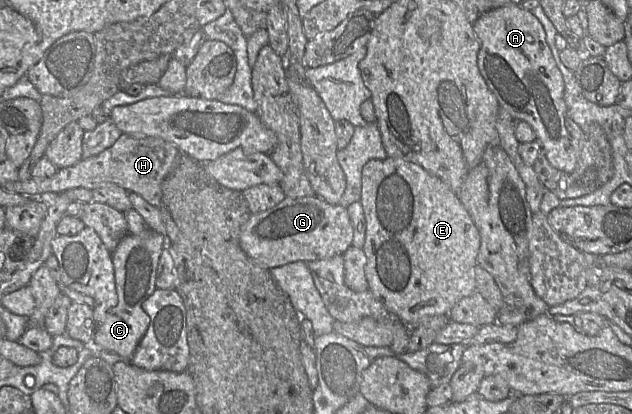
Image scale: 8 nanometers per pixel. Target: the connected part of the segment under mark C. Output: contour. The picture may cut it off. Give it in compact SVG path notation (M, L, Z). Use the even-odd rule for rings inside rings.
M148 230L148 232L143 232L140 235L129 233L120 241L112 253L118 303L114 307L108 307L94 302L93 306L94 338L92 345L100 351L115 353L125 361L130 361L135 353L150 324L150 317L144 311L142 305L156 290L157 266L165 246L167 246L167 239L164 235Z

